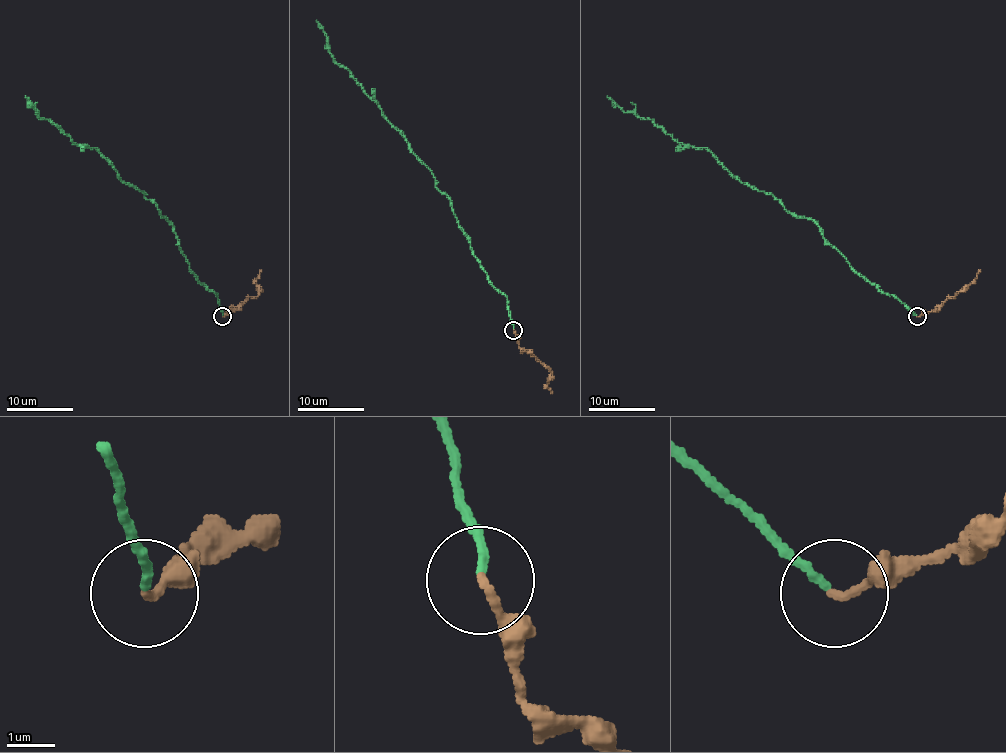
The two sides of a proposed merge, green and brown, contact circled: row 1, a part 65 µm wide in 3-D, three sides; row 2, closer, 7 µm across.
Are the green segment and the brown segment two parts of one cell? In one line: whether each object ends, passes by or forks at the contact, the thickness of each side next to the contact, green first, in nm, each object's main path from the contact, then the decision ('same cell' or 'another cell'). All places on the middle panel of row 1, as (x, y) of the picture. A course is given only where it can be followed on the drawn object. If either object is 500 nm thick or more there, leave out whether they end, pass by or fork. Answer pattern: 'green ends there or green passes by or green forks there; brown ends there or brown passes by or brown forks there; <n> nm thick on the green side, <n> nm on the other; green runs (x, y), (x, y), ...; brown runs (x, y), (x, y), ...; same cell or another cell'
green ends there; brown ends there; 170 nm thick on the green side, 170 nm on the other; green runs (514, 329), (507, 298), (480, 266), (432, 171), (335, 60), (316, 20); brown runs (514, 329), (519, 346), (529, 349), (549, 370), (550, 380), (547, 386), (552, 393); another cell

